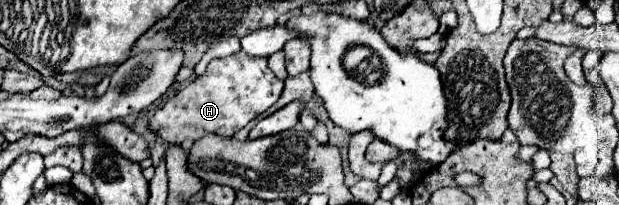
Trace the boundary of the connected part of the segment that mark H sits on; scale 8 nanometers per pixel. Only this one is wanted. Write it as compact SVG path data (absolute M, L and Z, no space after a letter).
M240 49L230 57L210 61L204 75L196 77L186 89L168 99L164 107L148 119L148 129L158 135L158 143L168 145L180 145L184 139L198 141L208 133L230 137L274 105L283 88L284 83L276 79L268 67L268 57L252 57Z

